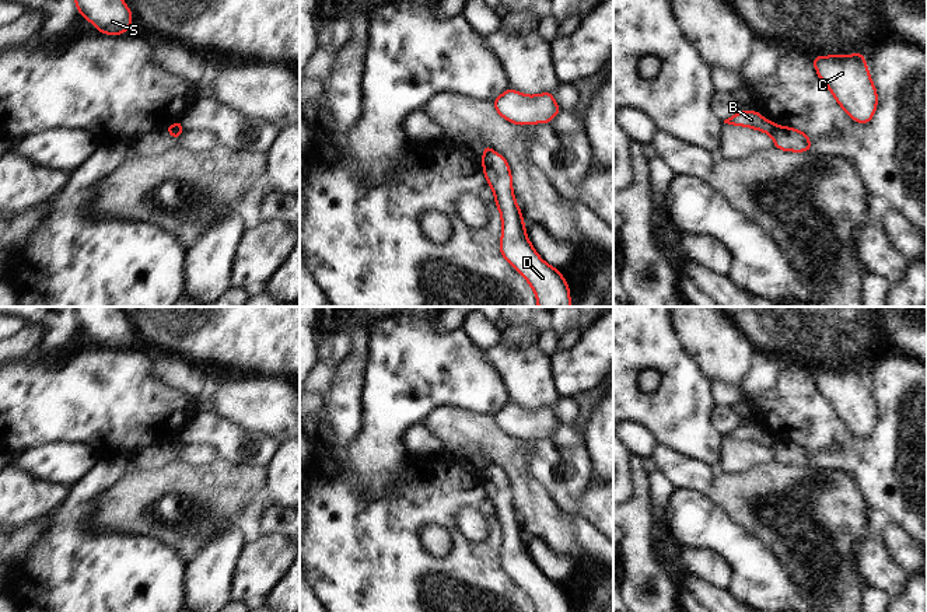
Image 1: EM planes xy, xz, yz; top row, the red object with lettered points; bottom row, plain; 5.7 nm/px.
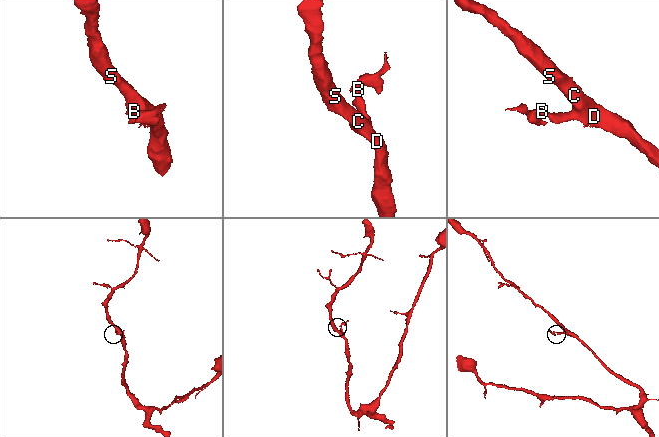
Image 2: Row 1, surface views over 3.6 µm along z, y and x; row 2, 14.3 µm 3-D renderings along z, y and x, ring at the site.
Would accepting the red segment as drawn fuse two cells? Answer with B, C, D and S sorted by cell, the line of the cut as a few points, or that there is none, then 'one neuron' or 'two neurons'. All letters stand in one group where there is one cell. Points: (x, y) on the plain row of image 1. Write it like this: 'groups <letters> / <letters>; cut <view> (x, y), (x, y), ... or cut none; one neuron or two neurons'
groups B / C D S; cut yz (777, 439), (770, 448); two neurons

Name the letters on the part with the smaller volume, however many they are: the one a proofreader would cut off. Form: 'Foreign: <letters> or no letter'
Foreign: B

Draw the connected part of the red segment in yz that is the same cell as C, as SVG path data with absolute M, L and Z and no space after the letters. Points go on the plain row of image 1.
M864 367L816 370L811 374L842 423L857 437L871 436L878 408Z

